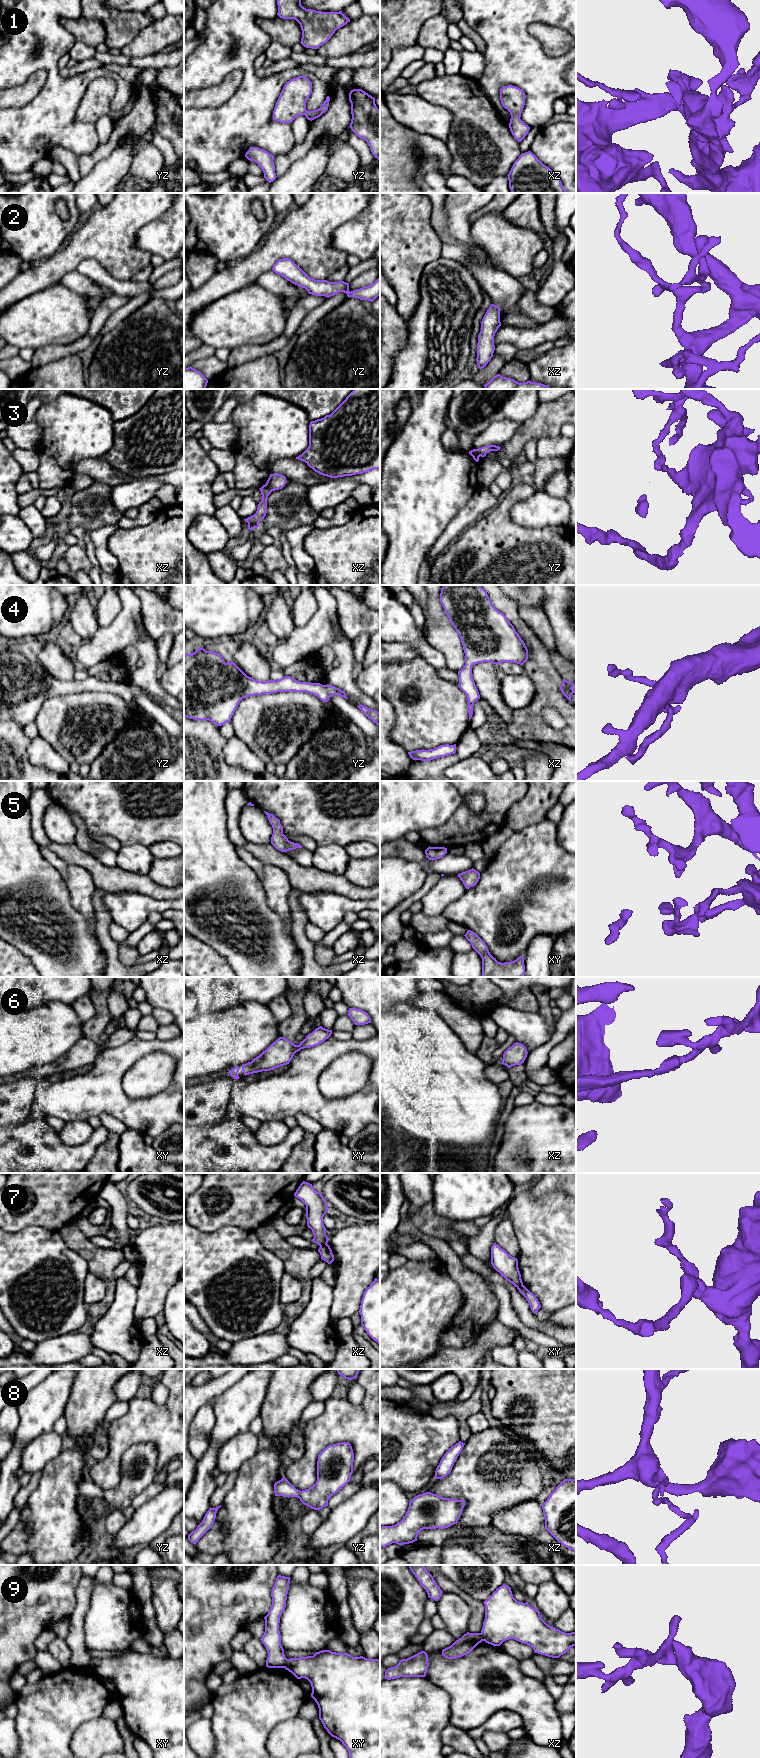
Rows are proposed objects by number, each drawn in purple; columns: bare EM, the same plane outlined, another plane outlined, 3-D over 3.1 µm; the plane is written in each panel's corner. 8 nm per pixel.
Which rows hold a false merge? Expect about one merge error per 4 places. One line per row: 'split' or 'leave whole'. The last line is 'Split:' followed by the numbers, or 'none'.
1: leave whole
2: leave whole
3: split
4: leave whole
5: leave whole
6: leave whole
7: split
8: leave whole
9: split
Split: 3, 7, 9

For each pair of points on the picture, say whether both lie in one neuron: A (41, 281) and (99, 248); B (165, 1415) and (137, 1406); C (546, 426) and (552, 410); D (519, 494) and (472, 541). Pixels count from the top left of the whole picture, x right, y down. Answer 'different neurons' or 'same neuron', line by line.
A: same neuron
B: same neuron
C: same neuron
D: same neuron

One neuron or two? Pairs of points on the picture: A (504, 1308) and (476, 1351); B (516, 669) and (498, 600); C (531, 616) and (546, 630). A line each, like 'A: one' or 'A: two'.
A: two
B: two
C: one

